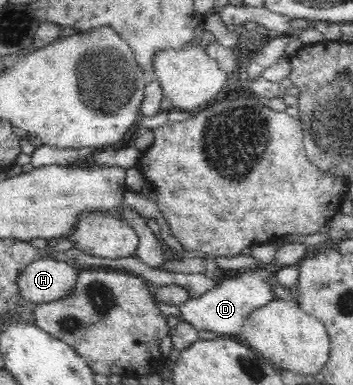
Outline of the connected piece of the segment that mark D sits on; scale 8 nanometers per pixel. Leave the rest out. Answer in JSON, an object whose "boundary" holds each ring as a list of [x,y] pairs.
{"boundary":[[[262,267],[254,270],[245,269],[245,272],[238,277],[220,280],[213,289],[205,291],[203,295],[196,298],[189,297],[187,301],[179,305],[180,313],[199,332],[210,331],[219,333],[220,336],[238,338],[247,317],[255,309],[275,300],[273,286],[271,286],[271,281],[274,278],[275,274],[269,273],[267,269],[262,269]]]}

